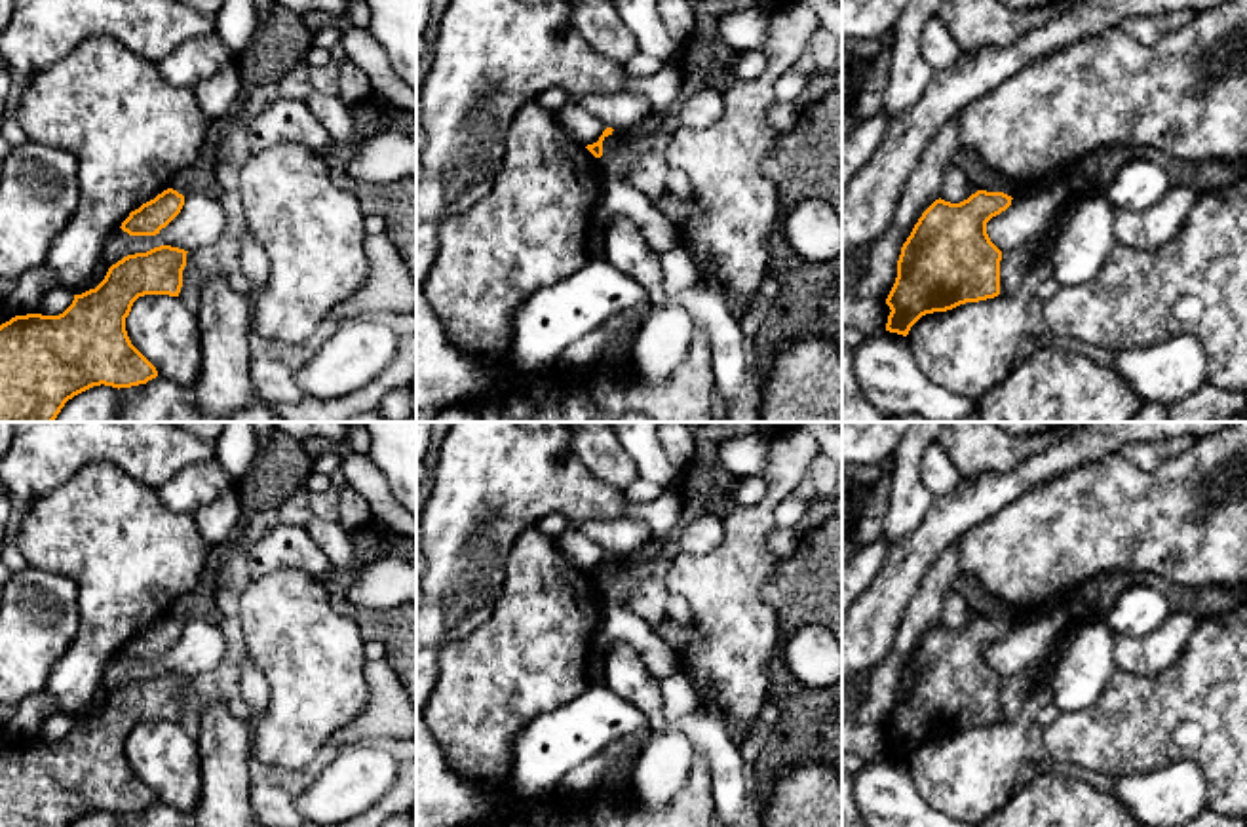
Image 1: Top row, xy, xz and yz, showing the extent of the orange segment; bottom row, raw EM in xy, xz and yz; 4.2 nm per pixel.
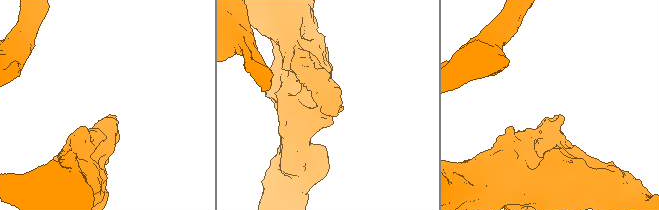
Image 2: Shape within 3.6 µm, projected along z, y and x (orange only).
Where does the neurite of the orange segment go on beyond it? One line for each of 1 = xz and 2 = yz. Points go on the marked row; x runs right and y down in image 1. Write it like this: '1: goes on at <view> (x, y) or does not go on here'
1: does not go on here
2: does not go on here

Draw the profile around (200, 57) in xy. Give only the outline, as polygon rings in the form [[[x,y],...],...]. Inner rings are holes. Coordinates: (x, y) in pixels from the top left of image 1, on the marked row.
[[[213,34],[192,36],[158,63],[162,78],[177,87],[196,87],[234,63],[224,42]]]

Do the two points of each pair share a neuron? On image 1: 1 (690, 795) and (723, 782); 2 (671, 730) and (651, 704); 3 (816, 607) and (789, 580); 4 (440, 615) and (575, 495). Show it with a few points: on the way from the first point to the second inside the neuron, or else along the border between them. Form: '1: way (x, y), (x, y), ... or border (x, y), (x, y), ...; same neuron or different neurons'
1: border (696, 750), (708, 761), (711, 803), (715, 807); different neurons
2: border (658, 681), (664, 727), (652, 734); different neurons
3: way (810, 601), (795, 586); same neuron
4: way (464, 575), (464, 565), (535, 495); same neuron

